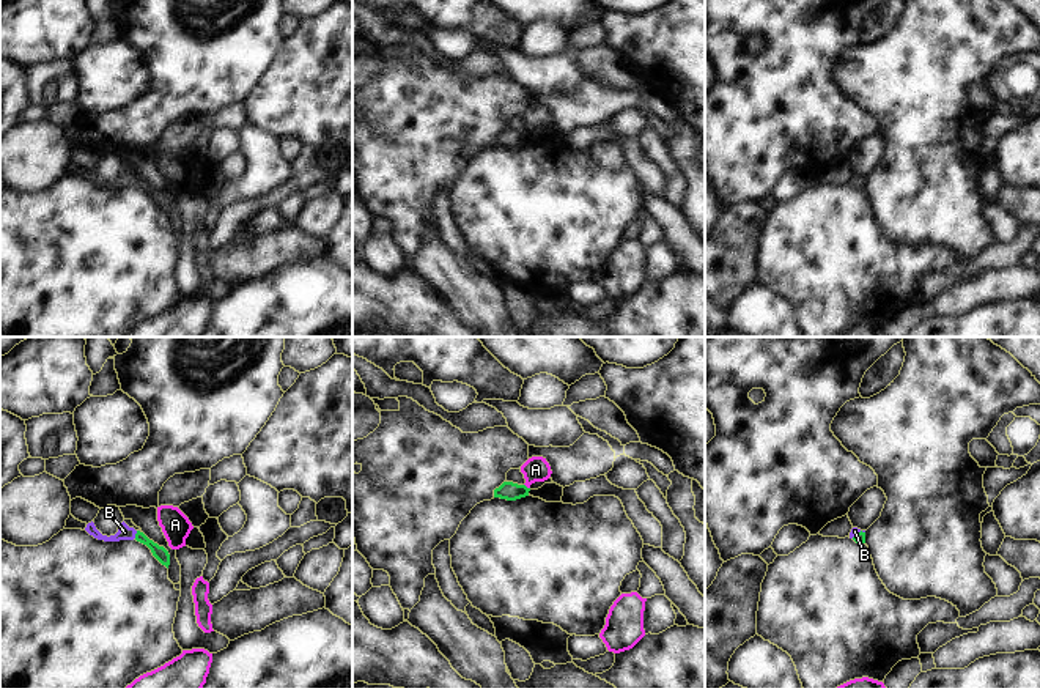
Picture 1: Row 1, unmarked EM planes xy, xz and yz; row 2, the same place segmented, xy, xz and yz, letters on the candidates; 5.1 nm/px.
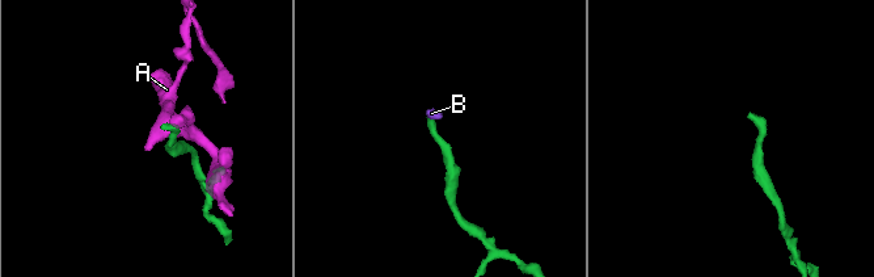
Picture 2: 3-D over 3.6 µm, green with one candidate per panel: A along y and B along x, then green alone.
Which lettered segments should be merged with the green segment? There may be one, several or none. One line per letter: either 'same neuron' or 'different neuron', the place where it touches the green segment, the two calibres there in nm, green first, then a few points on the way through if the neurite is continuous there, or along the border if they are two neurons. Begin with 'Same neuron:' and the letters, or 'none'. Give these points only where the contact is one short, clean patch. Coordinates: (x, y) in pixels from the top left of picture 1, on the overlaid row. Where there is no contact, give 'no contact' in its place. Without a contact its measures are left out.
Same neuron: B
A: different neuron | xz (526, 487) | 90/130 nm | along xz (524, 484), (529, 488)
B: same neuron | xy (136, 534) | 70/80 nm | across xy (159, 553), (136, 534), (125, 532)

